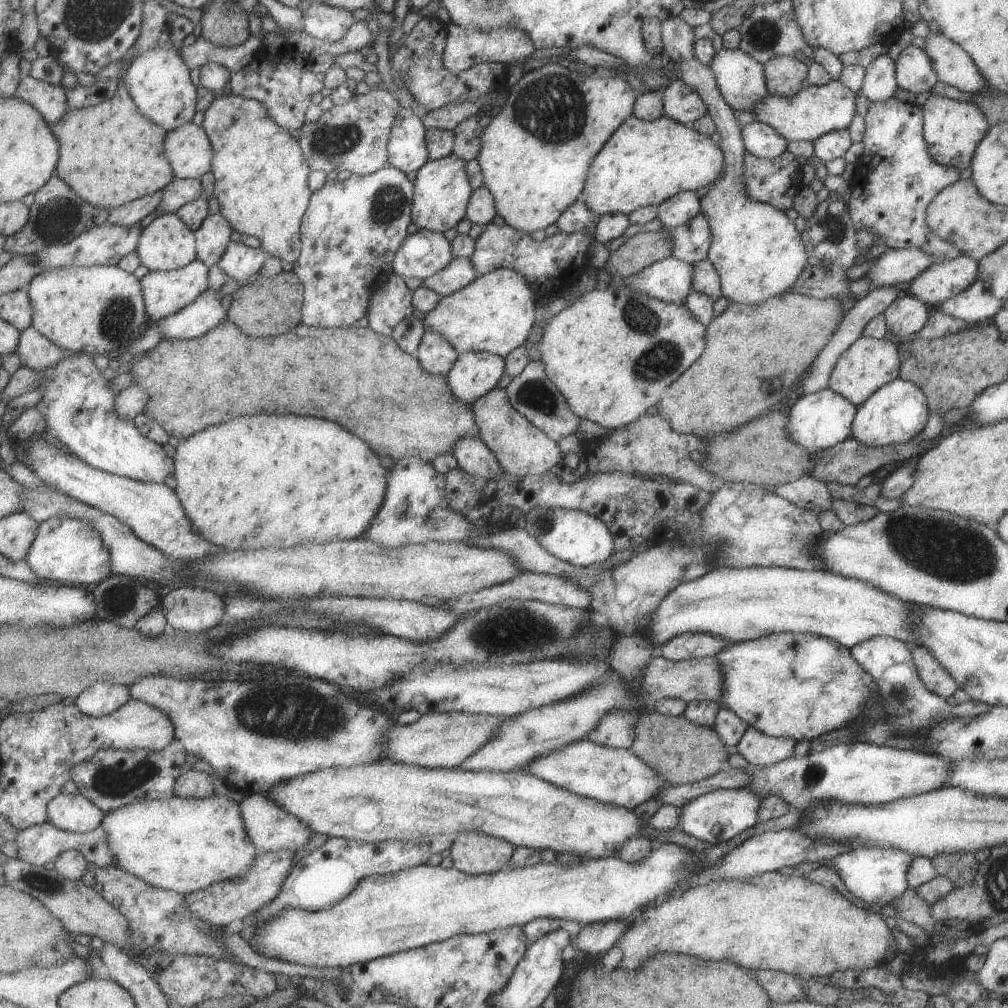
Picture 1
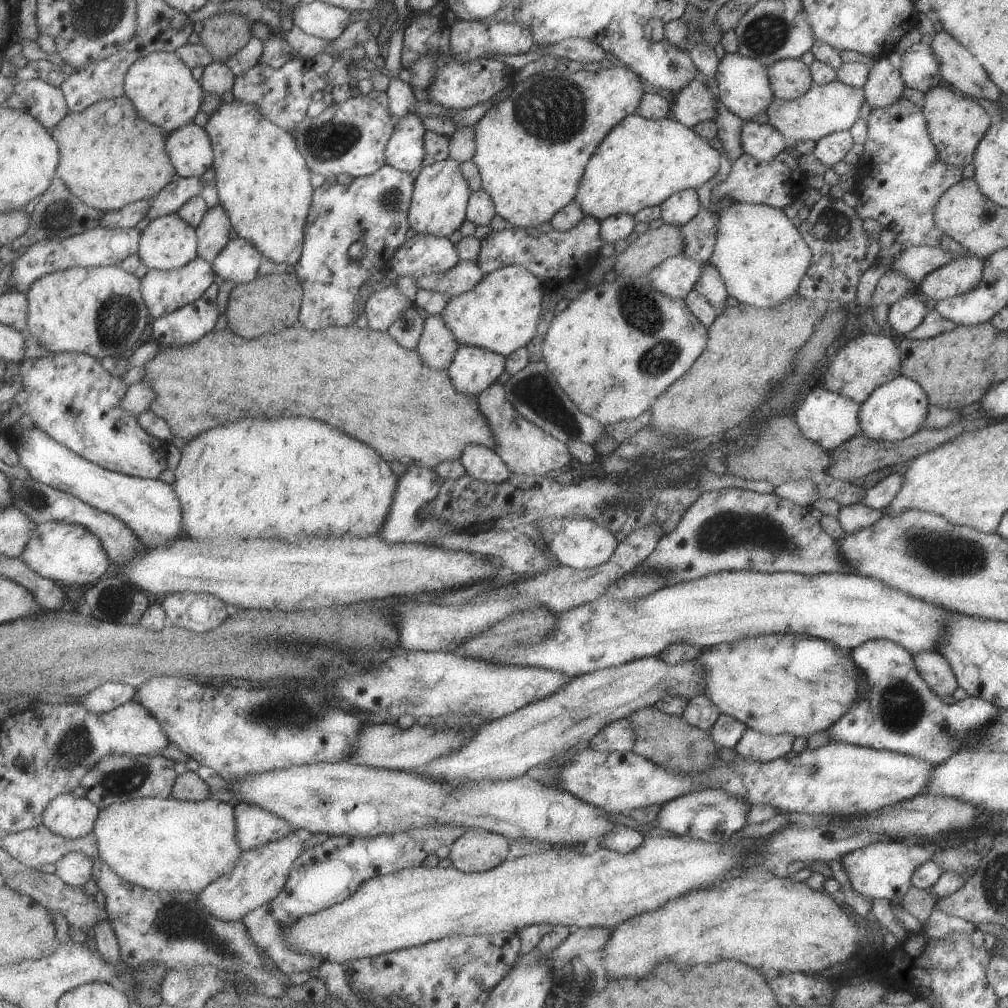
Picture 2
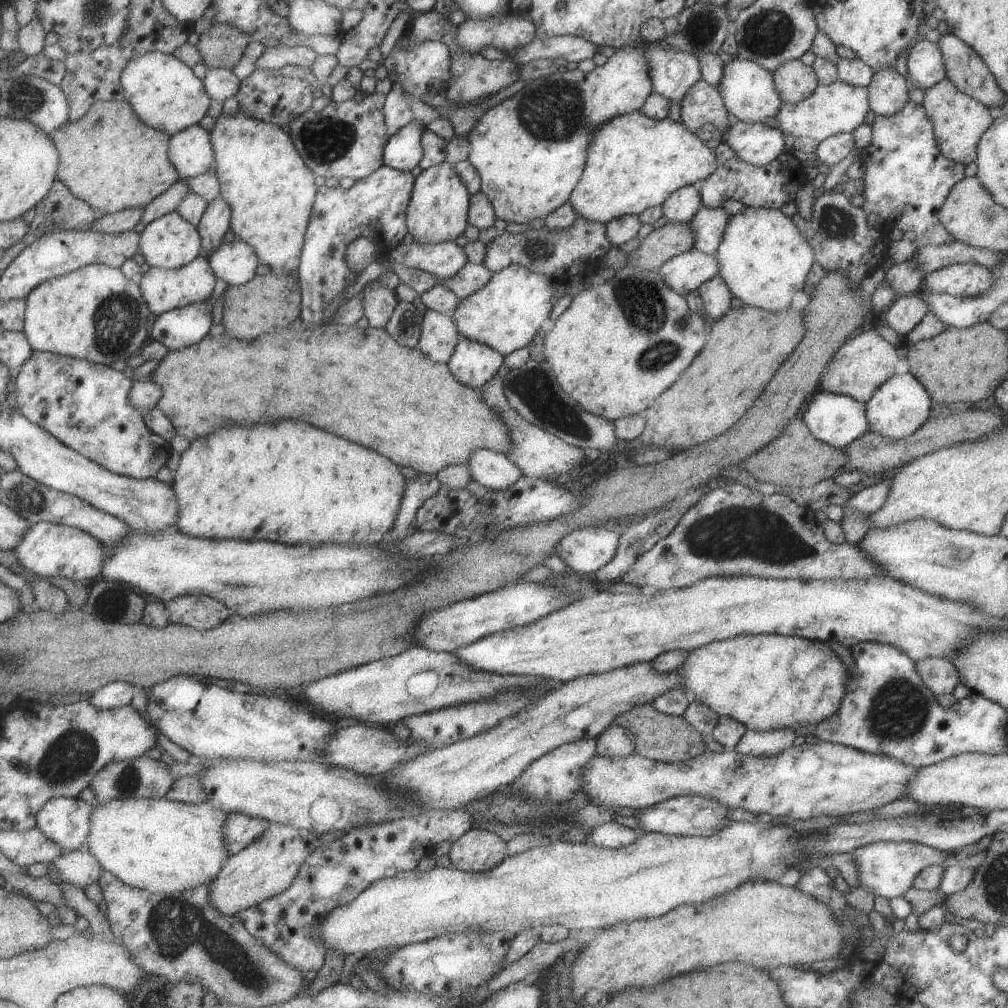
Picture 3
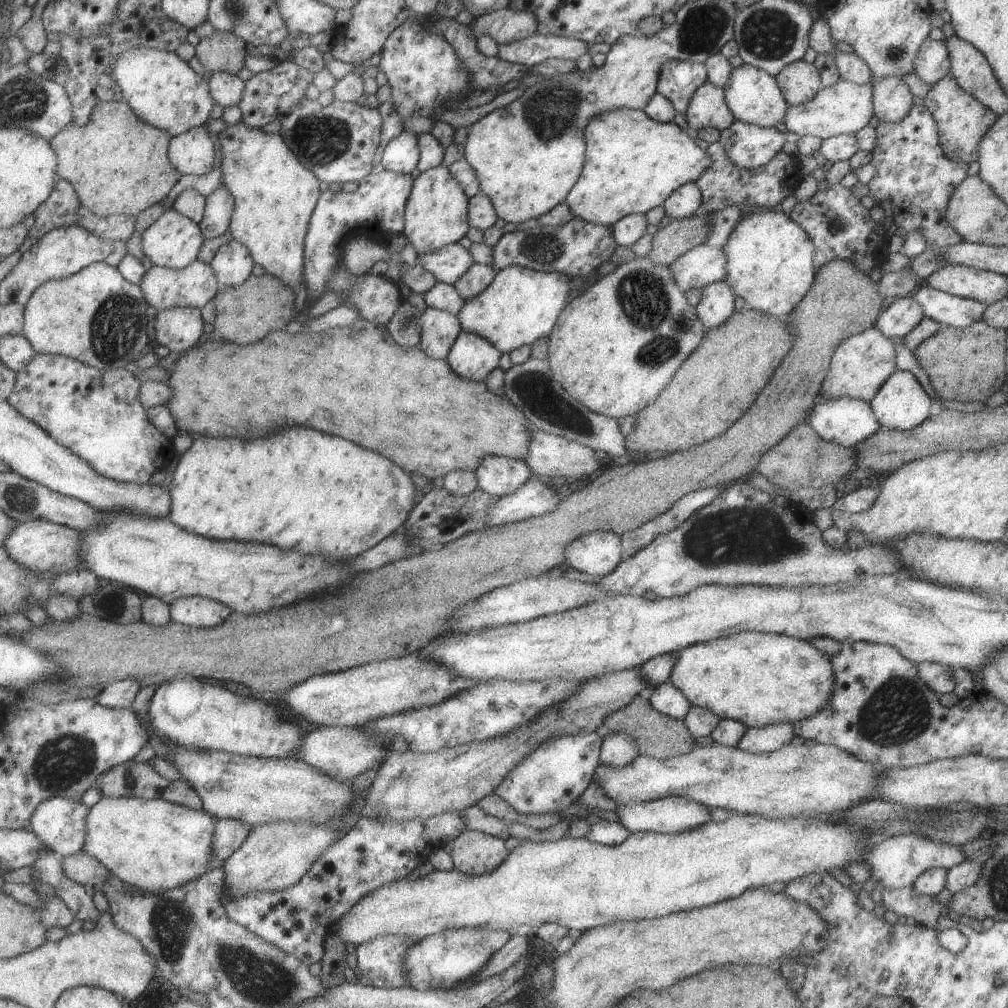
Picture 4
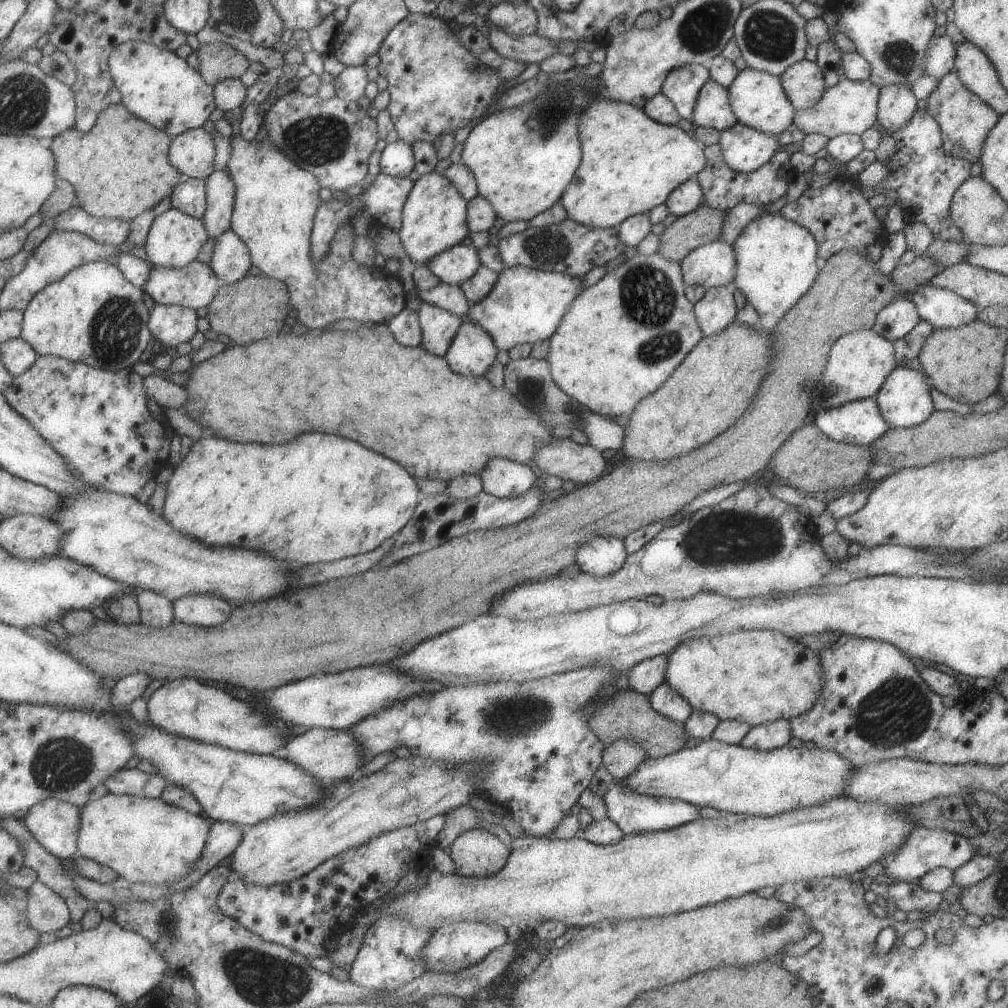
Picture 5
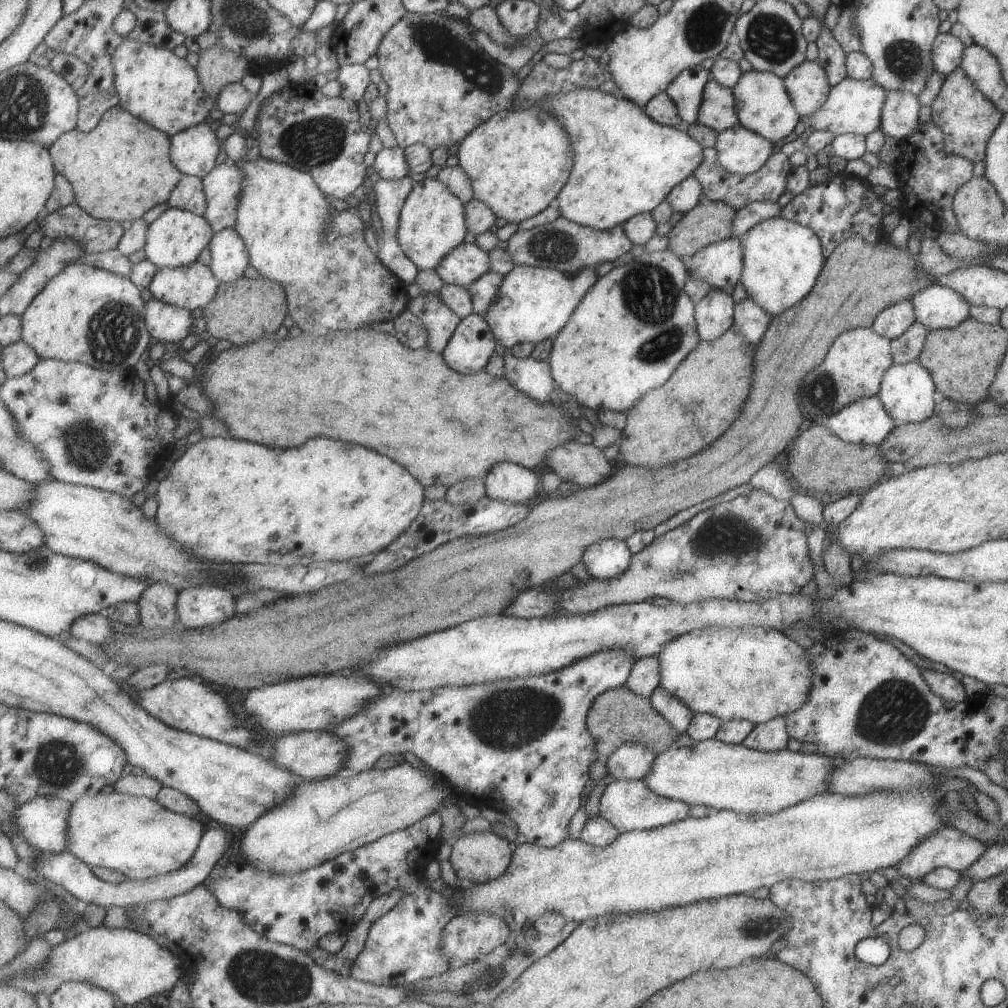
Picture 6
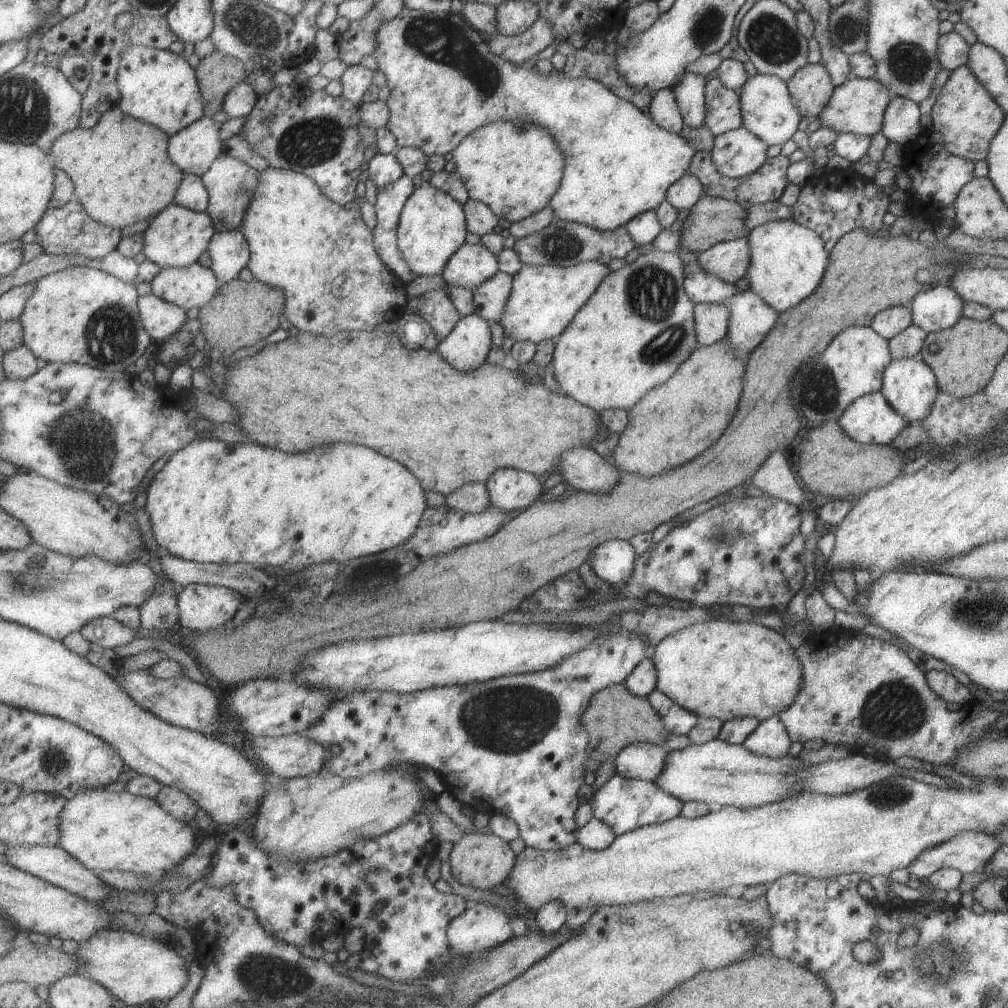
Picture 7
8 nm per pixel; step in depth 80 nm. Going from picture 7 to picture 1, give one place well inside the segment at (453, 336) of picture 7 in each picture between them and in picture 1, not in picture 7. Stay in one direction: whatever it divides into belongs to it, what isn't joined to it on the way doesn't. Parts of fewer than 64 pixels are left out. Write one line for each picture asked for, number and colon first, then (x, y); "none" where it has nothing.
1: (475, 373)
2: (473, 369)
3: (472, 363)
4: (472, 357)
5: (472, 351)
6: (468, 351)

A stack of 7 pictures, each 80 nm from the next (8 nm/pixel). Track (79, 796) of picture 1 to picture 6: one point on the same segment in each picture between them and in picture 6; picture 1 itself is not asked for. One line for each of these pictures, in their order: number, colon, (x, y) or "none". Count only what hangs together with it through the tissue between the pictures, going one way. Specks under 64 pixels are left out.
2: (69, 817)
3: (66, 820)
4: (61, 823)
5: (55, 824)
6: (44, 822)

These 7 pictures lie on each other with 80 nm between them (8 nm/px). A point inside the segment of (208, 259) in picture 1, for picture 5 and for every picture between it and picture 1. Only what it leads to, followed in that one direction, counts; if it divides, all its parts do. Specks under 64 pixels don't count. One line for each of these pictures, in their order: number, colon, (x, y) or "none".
2: (214, 234)
3: (215, 224)
4: (220, 206)
5: (221, 190)

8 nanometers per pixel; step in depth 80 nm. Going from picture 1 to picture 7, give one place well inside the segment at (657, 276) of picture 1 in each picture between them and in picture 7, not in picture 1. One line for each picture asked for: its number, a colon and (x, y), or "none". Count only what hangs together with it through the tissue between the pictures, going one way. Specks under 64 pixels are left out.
2: (674, 277)
3: (687, 271)
4: (703, 265)
5: (711, 265)
6: (719, 264)
7: (728, 261)

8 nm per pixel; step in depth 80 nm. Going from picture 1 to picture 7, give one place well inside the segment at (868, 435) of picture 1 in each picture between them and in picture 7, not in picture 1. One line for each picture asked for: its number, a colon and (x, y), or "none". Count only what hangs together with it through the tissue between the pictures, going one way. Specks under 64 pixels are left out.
2: (895, 410)
3: (898, 407)
4: (900, 403)
5: (904, 400)
6: (907, 394)
7: (908, 385)

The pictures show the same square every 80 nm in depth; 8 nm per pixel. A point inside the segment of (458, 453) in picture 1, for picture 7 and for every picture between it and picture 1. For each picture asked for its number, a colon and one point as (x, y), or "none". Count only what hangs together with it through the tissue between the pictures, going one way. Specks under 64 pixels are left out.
2: (480, 462)
3: (494, 471)
4: (496, 475)
5: (501, 478)
6: (506, 482)
7: (511, 490)

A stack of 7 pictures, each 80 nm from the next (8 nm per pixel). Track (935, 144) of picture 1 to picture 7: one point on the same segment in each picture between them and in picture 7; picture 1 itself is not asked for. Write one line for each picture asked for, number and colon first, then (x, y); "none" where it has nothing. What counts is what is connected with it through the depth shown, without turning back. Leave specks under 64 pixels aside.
2: (955, 125)
3: (958, 121)
4: (961, 121)
5: (964, 120)
6: (966, 118)
7: (964, 114)

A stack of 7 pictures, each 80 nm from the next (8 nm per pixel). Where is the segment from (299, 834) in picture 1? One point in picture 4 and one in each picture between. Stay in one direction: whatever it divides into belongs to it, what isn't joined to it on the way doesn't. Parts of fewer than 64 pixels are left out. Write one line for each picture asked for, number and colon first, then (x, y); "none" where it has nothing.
2: (257, 826)
3: (241, 830)
4: (230, 834)

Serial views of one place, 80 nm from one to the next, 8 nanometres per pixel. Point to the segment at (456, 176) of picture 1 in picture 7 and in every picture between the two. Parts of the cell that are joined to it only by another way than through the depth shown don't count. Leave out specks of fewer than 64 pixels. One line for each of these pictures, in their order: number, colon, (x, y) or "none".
2: (438, 207)
3: (438, 209)
4: (435, 217)
5: (434, 217)
6: (432, 224)
7: (432, 228)

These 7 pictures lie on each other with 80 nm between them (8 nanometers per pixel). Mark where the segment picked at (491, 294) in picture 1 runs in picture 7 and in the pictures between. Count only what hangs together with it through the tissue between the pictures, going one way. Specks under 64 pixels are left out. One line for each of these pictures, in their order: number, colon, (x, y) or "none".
2: (500, 313)
3: (505, 314)
4: (520, 305)
5: (536, 300)
6: (541, 300)
7: (543, 300)

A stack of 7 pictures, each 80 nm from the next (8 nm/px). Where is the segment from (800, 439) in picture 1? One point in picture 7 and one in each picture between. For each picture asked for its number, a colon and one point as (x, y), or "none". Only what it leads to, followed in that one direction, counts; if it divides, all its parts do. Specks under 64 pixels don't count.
2: (824, 417)
3: (836, 420)
4: (846, 421)
5: (858, 422)
6: (864, 421)
7: (869, 419)

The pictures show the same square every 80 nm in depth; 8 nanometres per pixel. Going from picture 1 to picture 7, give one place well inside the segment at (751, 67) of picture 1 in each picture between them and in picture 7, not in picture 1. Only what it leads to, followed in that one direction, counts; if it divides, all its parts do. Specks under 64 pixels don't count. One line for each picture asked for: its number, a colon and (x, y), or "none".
2: (744, 89)
3: (747, 91)
4: (752, 96)
5: (757, 101)
6: (763, 107)
7: (767, 112)

